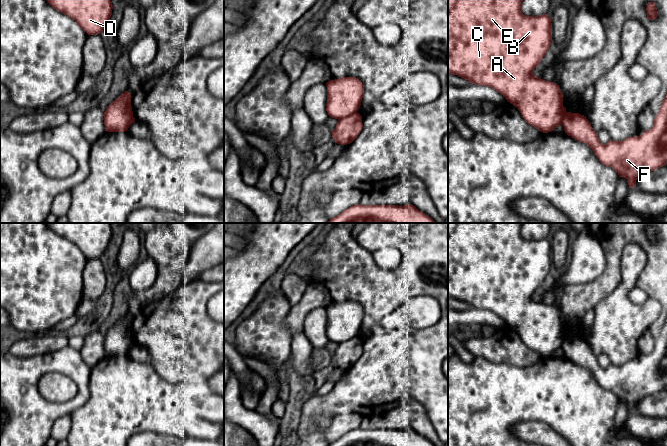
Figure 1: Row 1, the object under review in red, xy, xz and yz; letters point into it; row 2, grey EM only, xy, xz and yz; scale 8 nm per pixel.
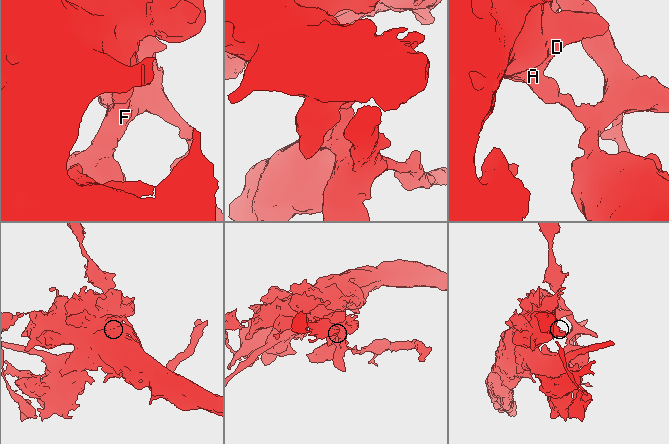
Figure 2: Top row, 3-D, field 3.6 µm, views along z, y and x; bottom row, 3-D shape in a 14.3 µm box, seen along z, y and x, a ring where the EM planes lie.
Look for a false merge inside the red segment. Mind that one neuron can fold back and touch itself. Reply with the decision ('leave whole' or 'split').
split

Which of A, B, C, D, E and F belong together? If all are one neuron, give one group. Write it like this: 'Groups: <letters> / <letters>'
Groups: A B C D E / F

